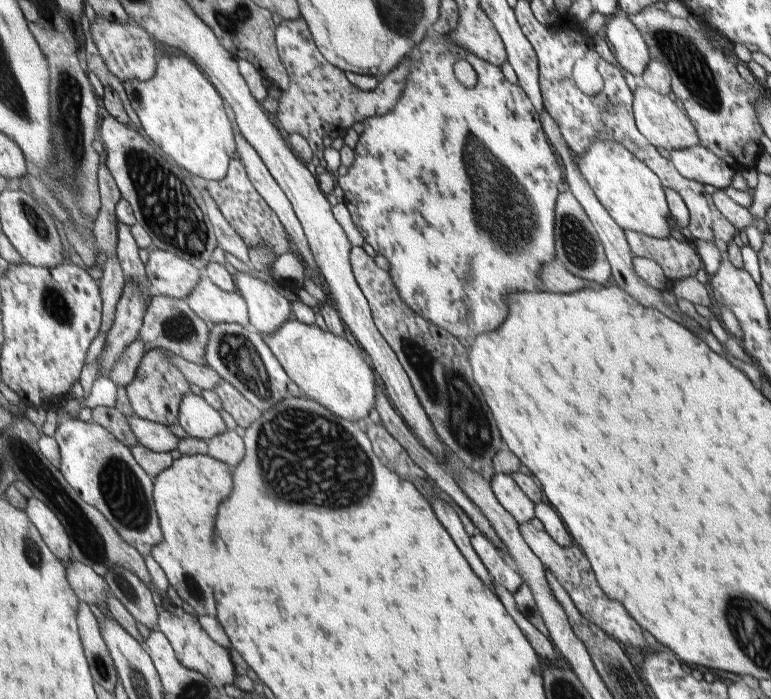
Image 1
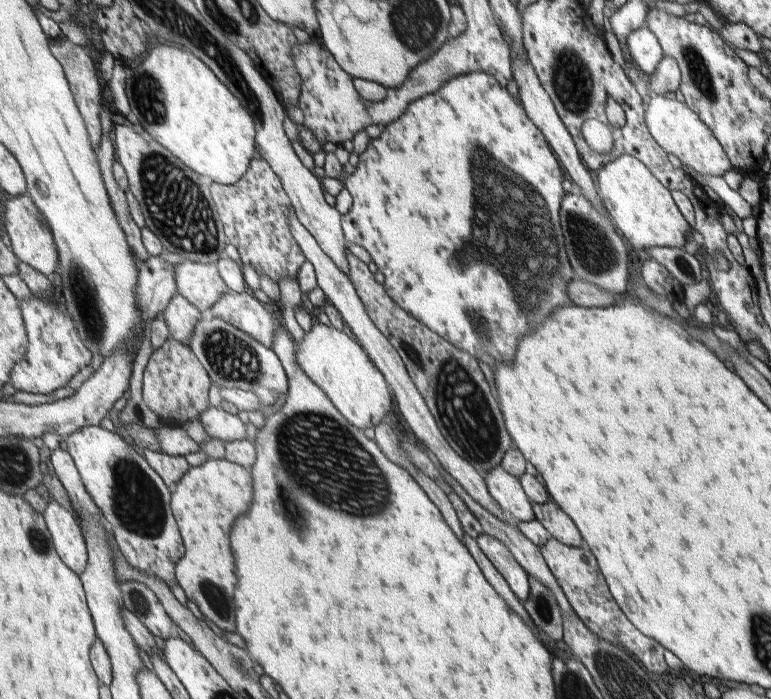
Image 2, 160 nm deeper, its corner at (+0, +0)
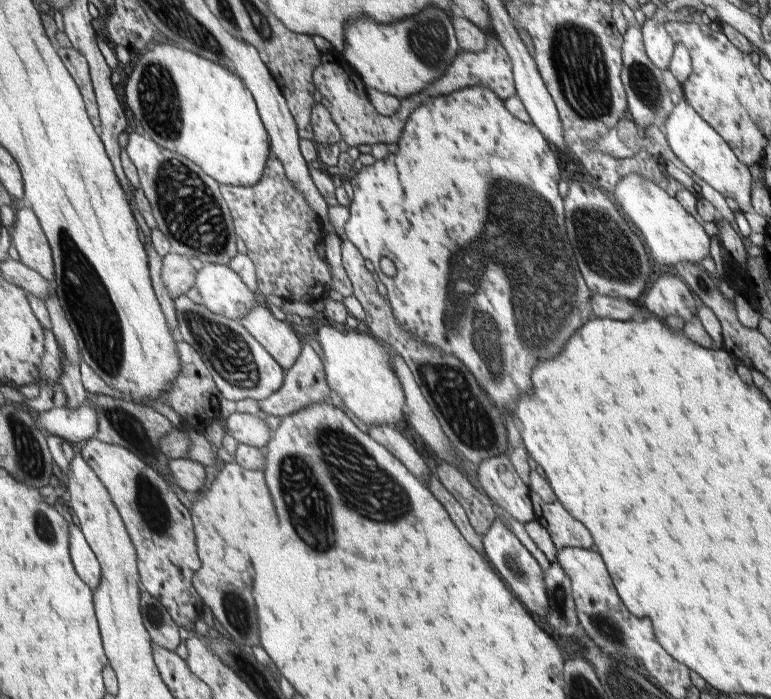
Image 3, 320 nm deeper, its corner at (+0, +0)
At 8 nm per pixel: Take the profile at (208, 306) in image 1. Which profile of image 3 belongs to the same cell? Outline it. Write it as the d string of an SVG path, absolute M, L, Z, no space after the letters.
M263 301L241 319L238 325L250 331L285 369L292 367L302 355L303 346L300 346L298 336L294 338L294 330L286 322L276 319Z

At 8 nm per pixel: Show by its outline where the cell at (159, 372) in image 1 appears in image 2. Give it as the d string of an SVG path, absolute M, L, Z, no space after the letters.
M174 337L154 350L143 374L143 399L166 424L184 425L199 418L210 404L208 390L213 384L194 351Z

